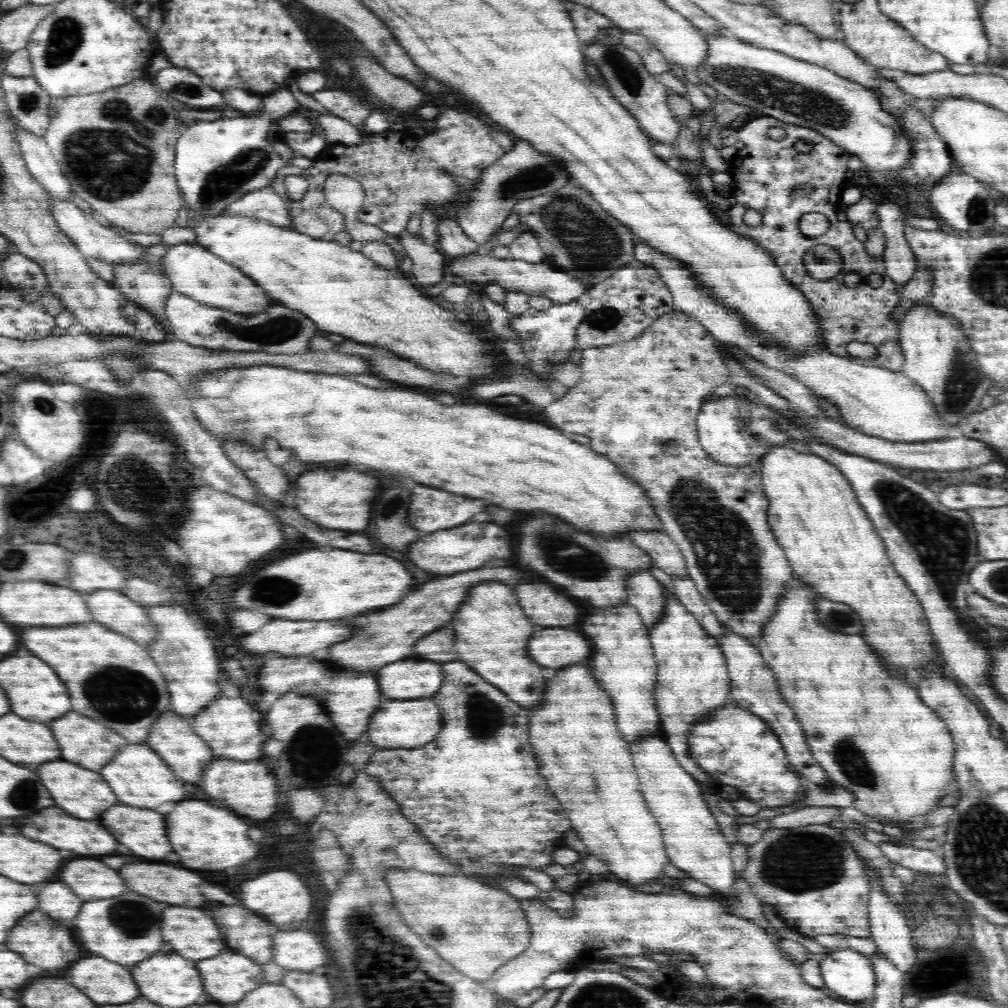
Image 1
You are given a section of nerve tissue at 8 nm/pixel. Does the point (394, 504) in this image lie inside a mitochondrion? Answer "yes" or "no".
yes

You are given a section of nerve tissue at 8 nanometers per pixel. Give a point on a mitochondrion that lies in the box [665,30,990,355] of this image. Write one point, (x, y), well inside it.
(767, 90)

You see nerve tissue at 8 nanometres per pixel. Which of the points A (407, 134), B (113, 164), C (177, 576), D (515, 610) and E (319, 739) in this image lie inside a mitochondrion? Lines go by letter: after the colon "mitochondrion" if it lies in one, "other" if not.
A: other
B: mitochondrion
C: other
D: other
E: mitochondrion

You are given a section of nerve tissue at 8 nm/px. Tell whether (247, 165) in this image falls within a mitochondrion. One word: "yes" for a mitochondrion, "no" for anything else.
yes

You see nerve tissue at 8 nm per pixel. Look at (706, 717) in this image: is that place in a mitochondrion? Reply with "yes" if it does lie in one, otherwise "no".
no

